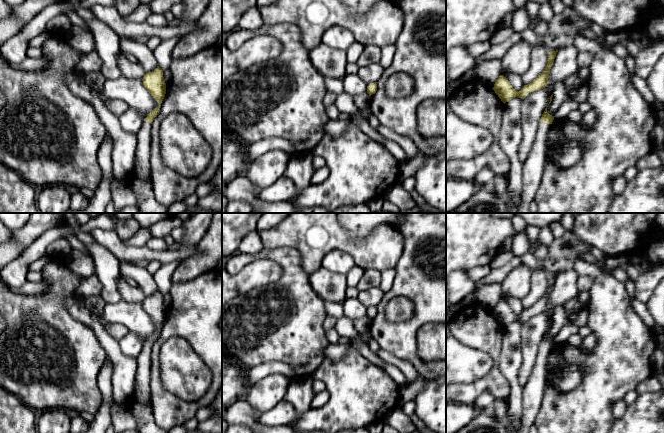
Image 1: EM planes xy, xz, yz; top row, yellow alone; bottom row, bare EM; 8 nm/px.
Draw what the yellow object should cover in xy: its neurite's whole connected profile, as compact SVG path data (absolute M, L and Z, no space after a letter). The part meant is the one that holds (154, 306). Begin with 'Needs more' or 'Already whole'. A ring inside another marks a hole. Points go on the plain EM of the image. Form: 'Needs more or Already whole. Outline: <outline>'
Needs more. Outline: M157 292L149 297L146 297L142 303L144 311L149 315L153 322L159 327L159 330L152 334L144 343L140 354L137 357L137 372L135 376L135 398L151 405L151 390L150 390L150 368L151 368L151 351L154 342L160 335L161 327L166 318L166 307L163 301L163 294Z

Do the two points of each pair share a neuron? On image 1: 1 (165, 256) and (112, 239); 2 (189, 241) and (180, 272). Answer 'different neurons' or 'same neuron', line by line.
1: same neuron
2: different neurons

